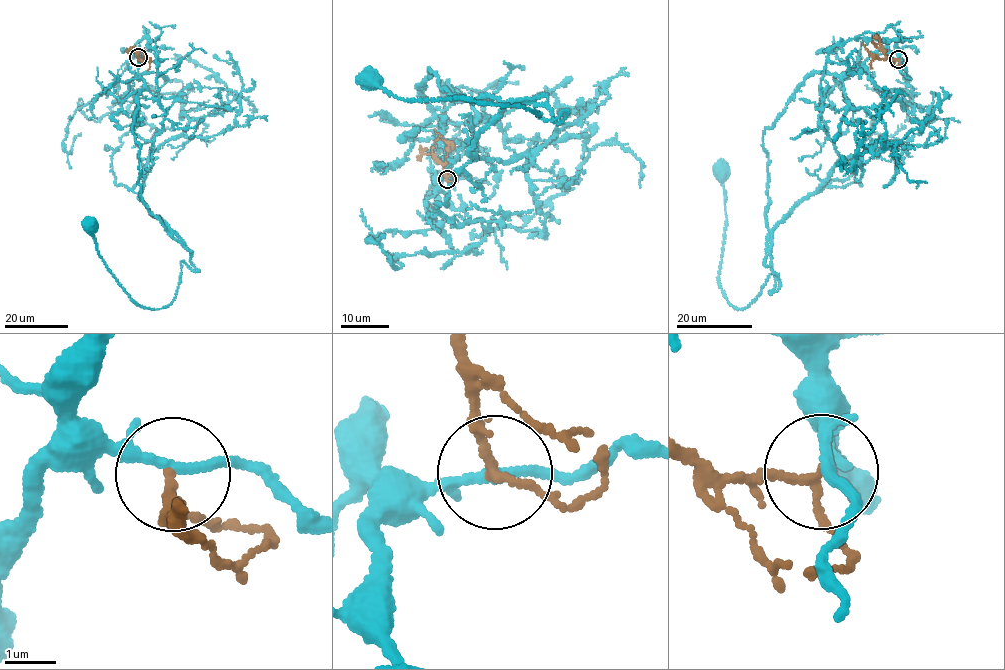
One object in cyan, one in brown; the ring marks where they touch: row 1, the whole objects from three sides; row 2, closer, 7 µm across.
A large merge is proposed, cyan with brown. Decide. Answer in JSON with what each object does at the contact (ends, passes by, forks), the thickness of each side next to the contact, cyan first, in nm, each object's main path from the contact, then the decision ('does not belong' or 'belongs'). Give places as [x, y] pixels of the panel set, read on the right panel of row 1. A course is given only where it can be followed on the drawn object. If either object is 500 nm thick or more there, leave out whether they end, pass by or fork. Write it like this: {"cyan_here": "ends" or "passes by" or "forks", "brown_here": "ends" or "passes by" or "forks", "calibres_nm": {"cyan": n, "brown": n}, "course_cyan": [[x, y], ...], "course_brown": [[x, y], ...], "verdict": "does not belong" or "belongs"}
{"cyan_here": "forks", "brown_here": "passes by", "calibres_nm": {"cyan": 140, "brown": 150}, "course_cyan": [[898, 58], [903, 39], [831, 51], [838, 162], [777, 223], [780, 286], [744, 309], [718, 276], [719, 171]], "course_brown": [[898, 59], [872, 56], [862, 44]], "verdict": "does not belong"}

